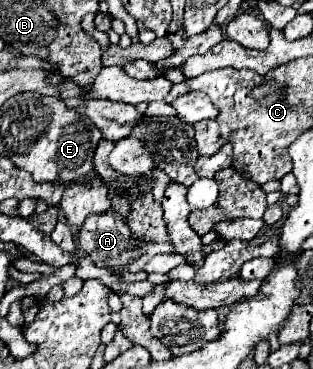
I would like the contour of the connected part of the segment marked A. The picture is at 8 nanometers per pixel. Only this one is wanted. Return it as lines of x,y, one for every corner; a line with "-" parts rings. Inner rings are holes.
108,210
108,212
94,212
86,218
86,222
80,226
80,232
78,232
78,246
82,252
86,252
94,264
98,266
106,266
108,270
116,272
116,274
124,274
124,272
140,272
144,270
144,264
158,252
168,252
172,254
174,248
172,244
146,244
142,240
134,240
130,236
130,230
126,228
124,220

